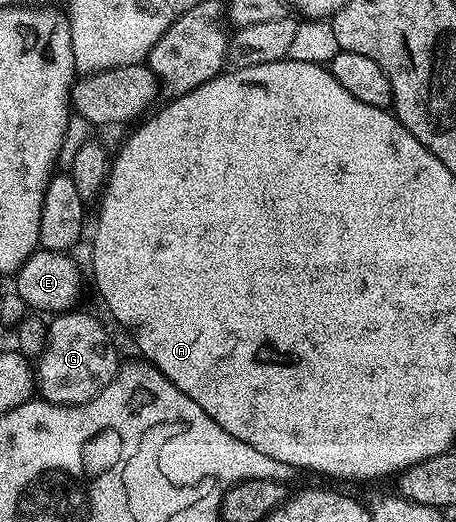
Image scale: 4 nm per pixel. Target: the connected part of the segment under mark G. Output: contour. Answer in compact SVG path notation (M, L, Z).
M81 312L59 313L48 322L47 343L35 365L40 396L56 405L82 405L95 399L115 379L119 368L117 349L108 331L91 314Z

